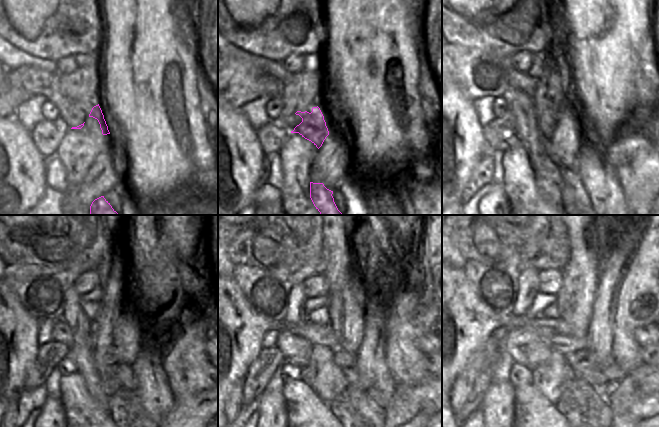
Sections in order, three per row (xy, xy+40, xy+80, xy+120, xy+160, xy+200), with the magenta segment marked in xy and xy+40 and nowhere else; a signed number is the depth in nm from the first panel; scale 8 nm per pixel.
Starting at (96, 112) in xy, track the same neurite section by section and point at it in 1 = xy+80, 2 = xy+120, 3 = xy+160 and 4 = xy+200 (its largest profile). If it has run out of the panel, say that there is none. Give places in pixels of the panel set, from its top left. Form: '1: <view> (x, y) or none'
1: xy+80 (548, 175)
2: xy+120 (80, 352)
3: xy+160 (296, 314)
4: xy+200 (528, 281)

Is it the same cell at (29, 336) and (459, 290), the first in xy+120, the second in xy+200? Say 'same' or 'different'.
same

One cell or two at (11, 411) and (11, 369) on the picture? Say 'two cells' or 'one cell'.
two cells

